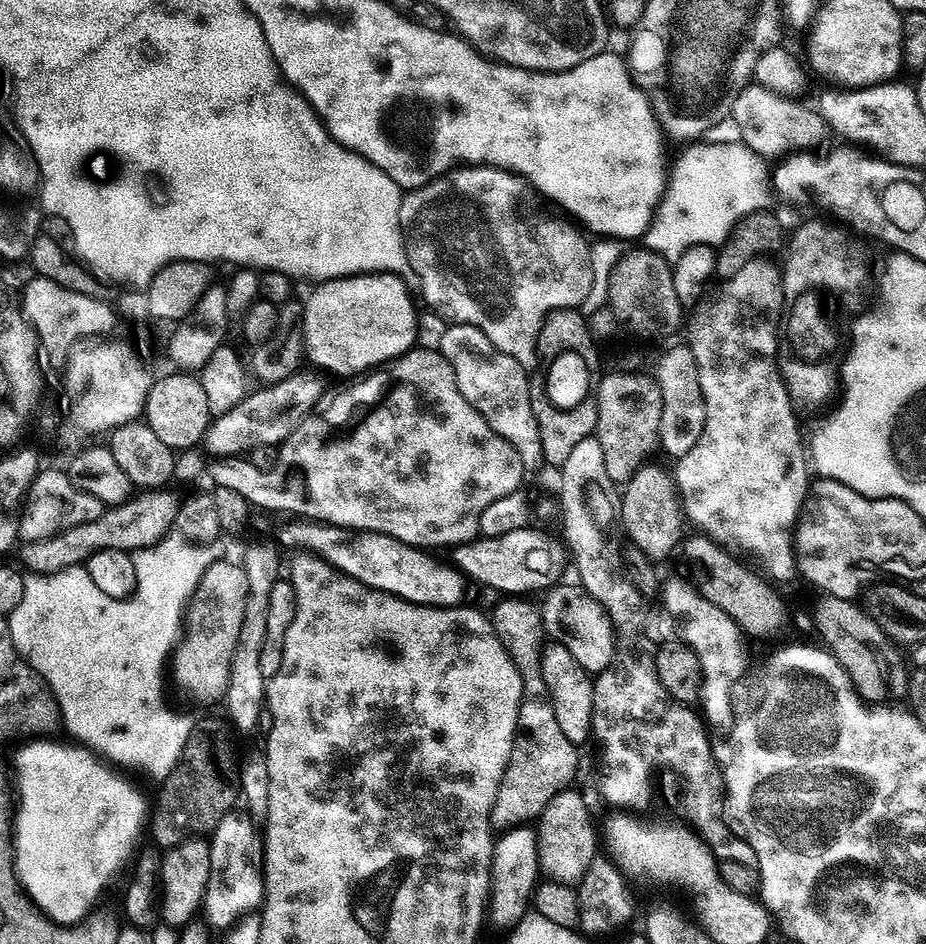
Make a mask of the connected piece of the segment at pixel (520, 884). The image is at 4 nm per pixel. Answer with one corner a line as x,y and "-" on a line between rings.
532,826
510,828
499,833
496,845
492,851
492,895
490,897
490,920
496,924
508,923
515,925
530,908
532,891
541,879
540,859
538,858
538,842
536,830

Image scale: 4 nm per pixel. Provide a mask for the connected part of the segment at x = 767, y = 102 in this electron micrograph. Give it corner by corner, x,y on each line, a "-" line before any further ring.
750,82
739,92
730,116
740,125
741,141
753,155
776,160
793,151
813,149
828,135
827,124
817,109
788,98
755,82

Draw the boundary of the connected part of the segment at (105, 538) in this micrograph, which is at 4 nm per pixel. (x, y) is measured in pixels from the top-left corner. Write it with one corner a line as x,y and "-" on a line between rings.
168,490
141,491
122,504
105,507
94,522
82,522
82,526
74,526
45,540
27,541
24,549
19,549
20,560
28,567
29,573
49,576
58,570
83,565
98,550
122,550
136,554
139,548
159,545
167,537
164,535
173,531
180,506
181,501
175,500

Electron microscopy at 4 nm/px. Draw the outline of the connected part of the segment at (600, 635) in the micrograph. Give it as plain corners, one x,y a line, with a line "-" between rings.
557,583
543,593
544,604
540,613
544,619
544,631
555,643
566,646
574,654
574,662
590,674
605,672
617,655
617,633
606,609
591,597
579,583

